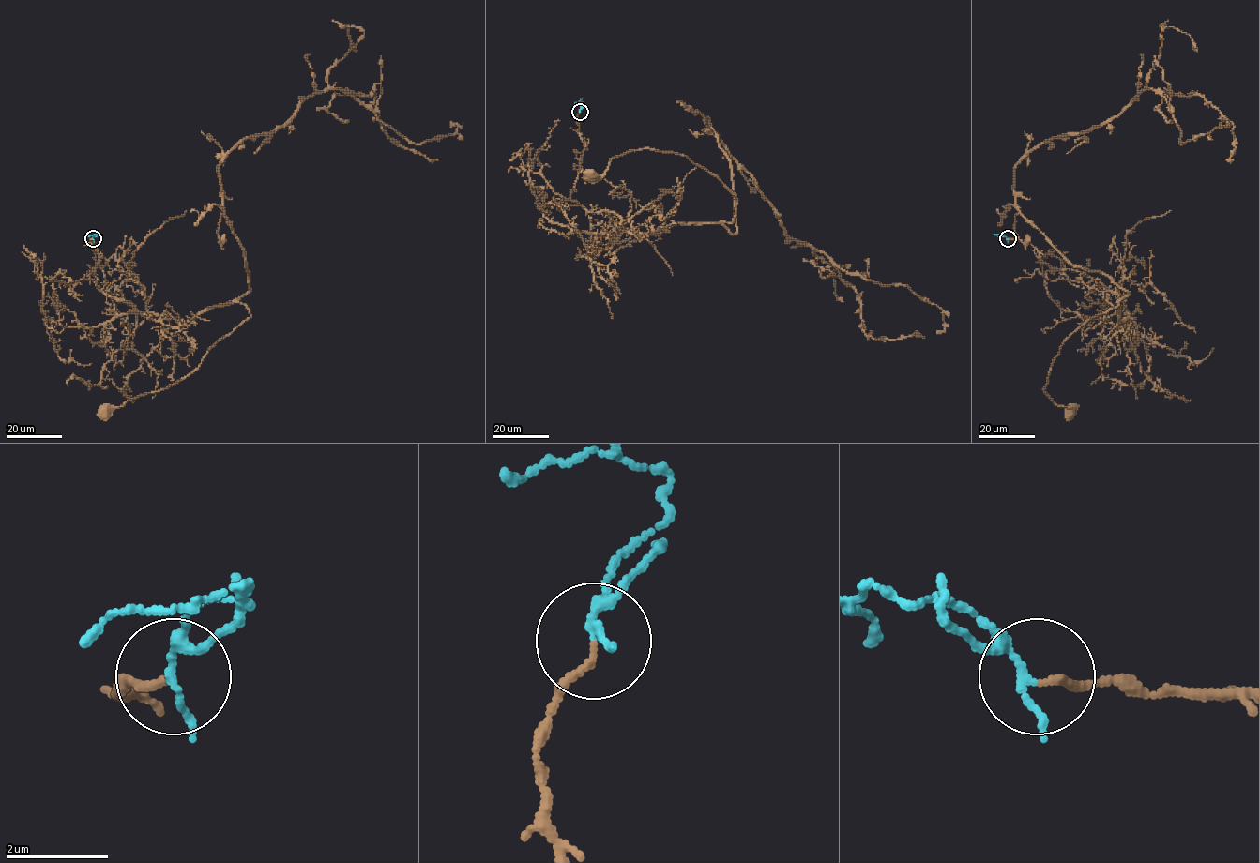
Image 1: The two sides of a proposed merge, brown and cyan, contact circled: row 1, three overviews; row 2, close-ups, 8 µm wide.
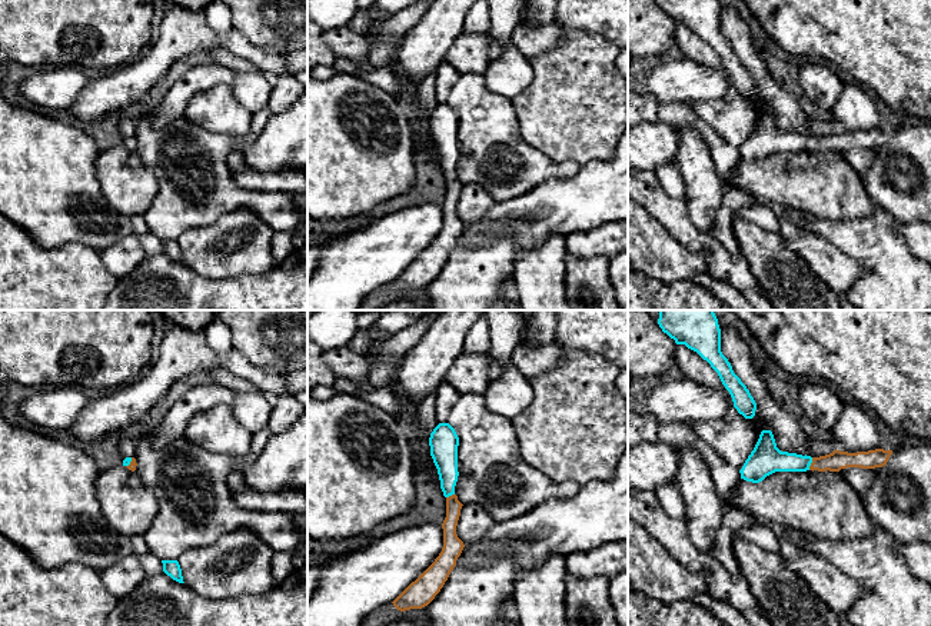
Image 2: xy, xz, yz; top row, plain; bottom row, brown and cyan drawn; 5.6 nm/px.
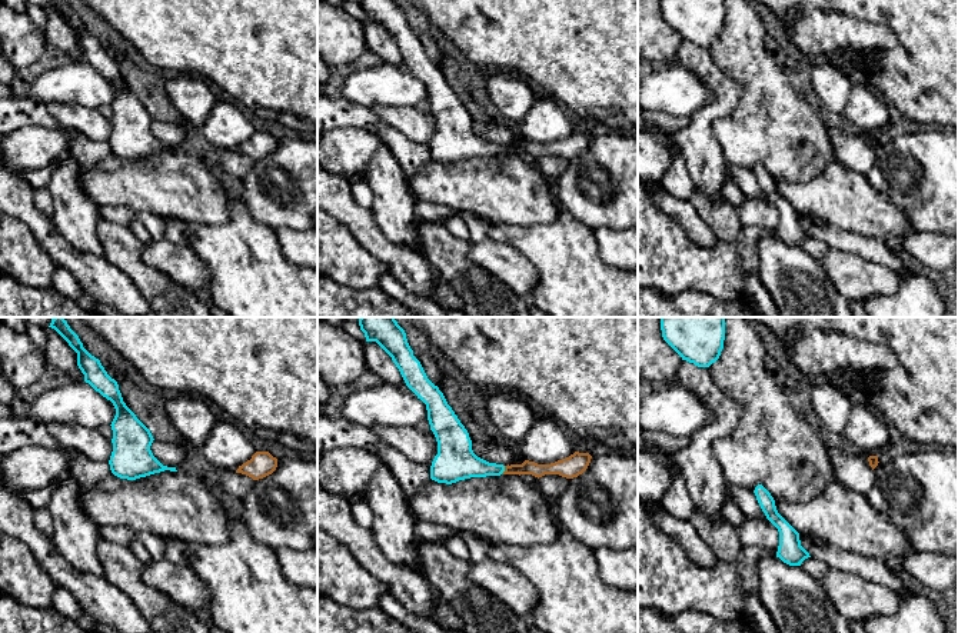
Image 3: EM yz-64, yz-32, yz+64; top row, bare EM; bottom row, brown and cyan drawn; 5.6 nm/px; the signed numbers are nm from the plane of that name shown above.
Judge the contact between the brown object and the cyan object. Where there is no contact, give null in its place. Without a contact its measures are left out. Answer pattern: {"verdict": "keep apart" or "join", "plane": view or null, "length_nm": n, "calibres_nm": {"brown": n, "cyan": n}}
{"verdict": "join", "plane": "yz", "length_nm": 80, "calibres_nm": {"brown": 110, "cyan": 170}}

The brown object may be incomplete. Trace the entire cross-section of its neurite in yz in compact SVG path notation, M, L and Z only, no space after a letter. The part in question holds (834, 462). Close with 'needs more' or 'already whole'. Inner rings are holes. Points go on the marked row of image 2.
M762 430L759 439L739 470L741 479L752 483L762 482L775 472L839 472L847 467L875 469L887 464L892 450L875 449L848 453L834 450L829 454L811 457L781 452L771 430Z | needs more

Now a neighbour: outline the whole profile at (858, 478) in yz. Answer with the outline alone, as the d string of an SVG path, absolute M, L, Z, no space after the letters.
M847 467L838 472L859 495L864 493L872 480L872 469Z

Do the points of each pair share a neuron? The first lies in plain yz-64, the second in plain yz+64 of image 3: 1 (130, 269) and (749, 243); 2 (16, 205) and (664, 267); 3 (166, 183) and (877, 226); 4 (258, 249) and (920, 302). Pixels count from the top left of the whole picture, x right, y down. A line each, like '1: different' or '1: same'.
1: different
2: different
3: same
4: same

